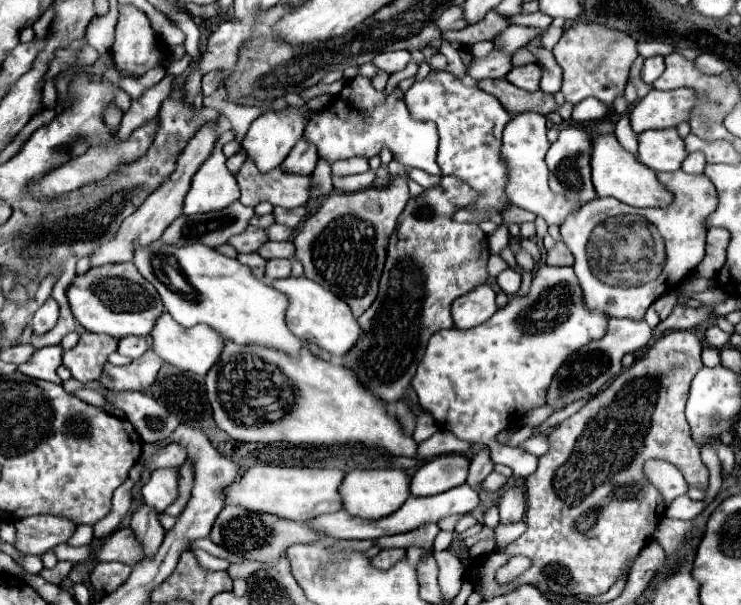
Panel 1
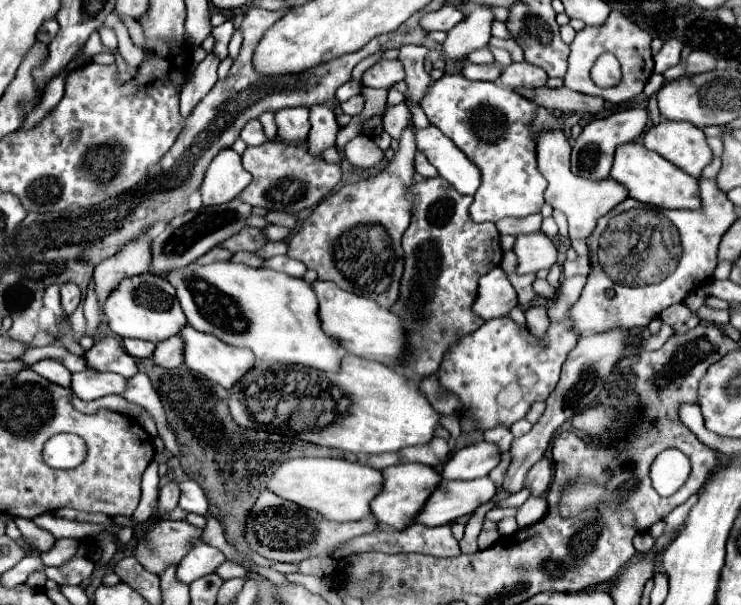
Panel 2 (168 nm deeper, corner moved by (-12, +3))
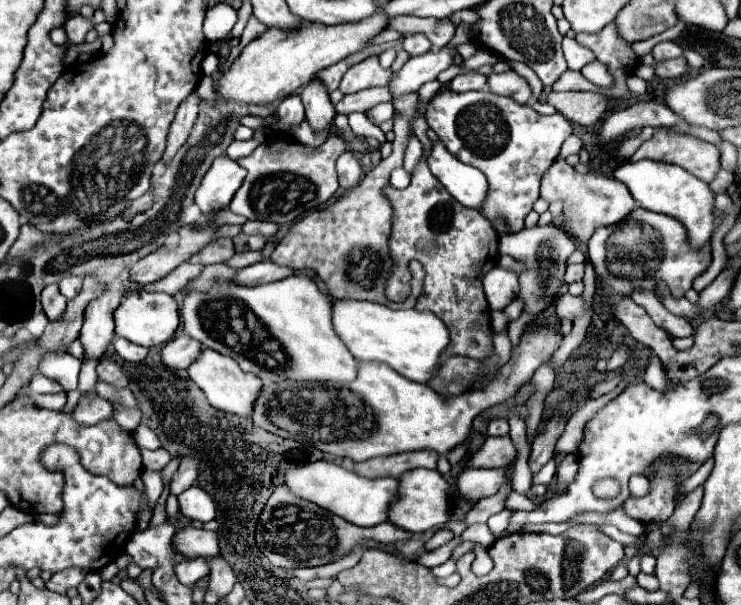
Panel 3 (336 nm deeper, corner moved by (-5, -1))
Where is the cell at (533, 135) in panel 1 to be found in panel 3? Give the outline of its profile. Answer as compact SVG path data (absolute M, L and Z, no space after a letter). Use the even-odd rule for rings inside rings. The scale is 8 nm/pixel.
M559 155L549 171L545 171L541 179L541 199L547 203L561 201L563 203L563 229L577 241L577 243L587 243L589 237L593 235L593 229L599 225L611 225L629 215L631 209L637 207L635 199L631 197L629 189L619 183L617 179L605 177L601 173L577 173L567 161Z

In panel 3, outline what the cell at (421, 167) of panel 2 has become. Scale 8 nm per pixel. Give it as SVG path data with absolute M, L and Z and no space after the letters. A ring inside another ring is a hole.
M413 135L411 141L409 141L409 145L407 145L407 151L405 151L405 163L403 163L403 169L405 169L407 173L413 173L413 169L415 169L417 163L421 161L421 157L423 157L423 147L421 147L419 139Z

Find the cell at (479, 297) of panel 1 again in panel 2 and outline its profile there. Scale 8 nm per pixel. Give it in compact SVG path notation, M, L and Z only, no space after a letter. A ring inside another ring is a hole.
M494 267L490 273L480 277L478 299L474 303L476 315L488 321L508 315L516 305L518 305L516 291L502 267Z

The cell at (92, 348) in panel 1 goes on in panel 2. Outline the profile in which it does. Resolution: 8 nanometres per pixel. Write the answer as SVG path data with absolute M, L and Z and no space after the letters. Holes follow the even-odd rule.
M114 337L96 341L94 347L86 351L86 361L96 371L112 371L126 379L138 373L136 359L132 359L132 355L128 355L120 341L116 341Z

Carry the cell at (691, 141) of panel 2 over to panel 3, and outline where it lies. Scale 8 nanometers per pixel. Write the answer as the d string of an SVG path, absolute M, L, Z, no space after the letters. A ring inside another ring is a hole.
M661 127L649 141L643 141L631 159L675 163L707 183L719 171L719 149L715 145L669 127Z

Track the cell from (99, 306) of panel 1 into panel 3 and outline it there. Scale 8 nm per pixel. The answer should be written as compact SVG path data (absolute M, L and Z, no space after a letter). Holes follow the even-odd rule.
M135 291L123 297L121 305L113 313L115 319L115 333L123 339L129 339L137 345L155 347L167 343L175 329L179 327L179 307L175 299L167 293L149 293L149 291Z

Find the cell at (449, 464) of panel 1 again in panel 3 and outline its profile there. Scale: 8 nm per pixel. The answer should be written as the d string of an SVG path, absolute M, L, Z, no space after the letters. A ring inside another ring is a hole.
M507 435L507 437L487 437L485 443L479 447L479 451L473 453L471 457L467 457L467 459L463 461L463 467L465 467L465 469L497 469L497 467L503 467L503 465L499 465L499 463L511 463L511 461L515 459L515 453L517 453L517 451L515 451L509 435Z

